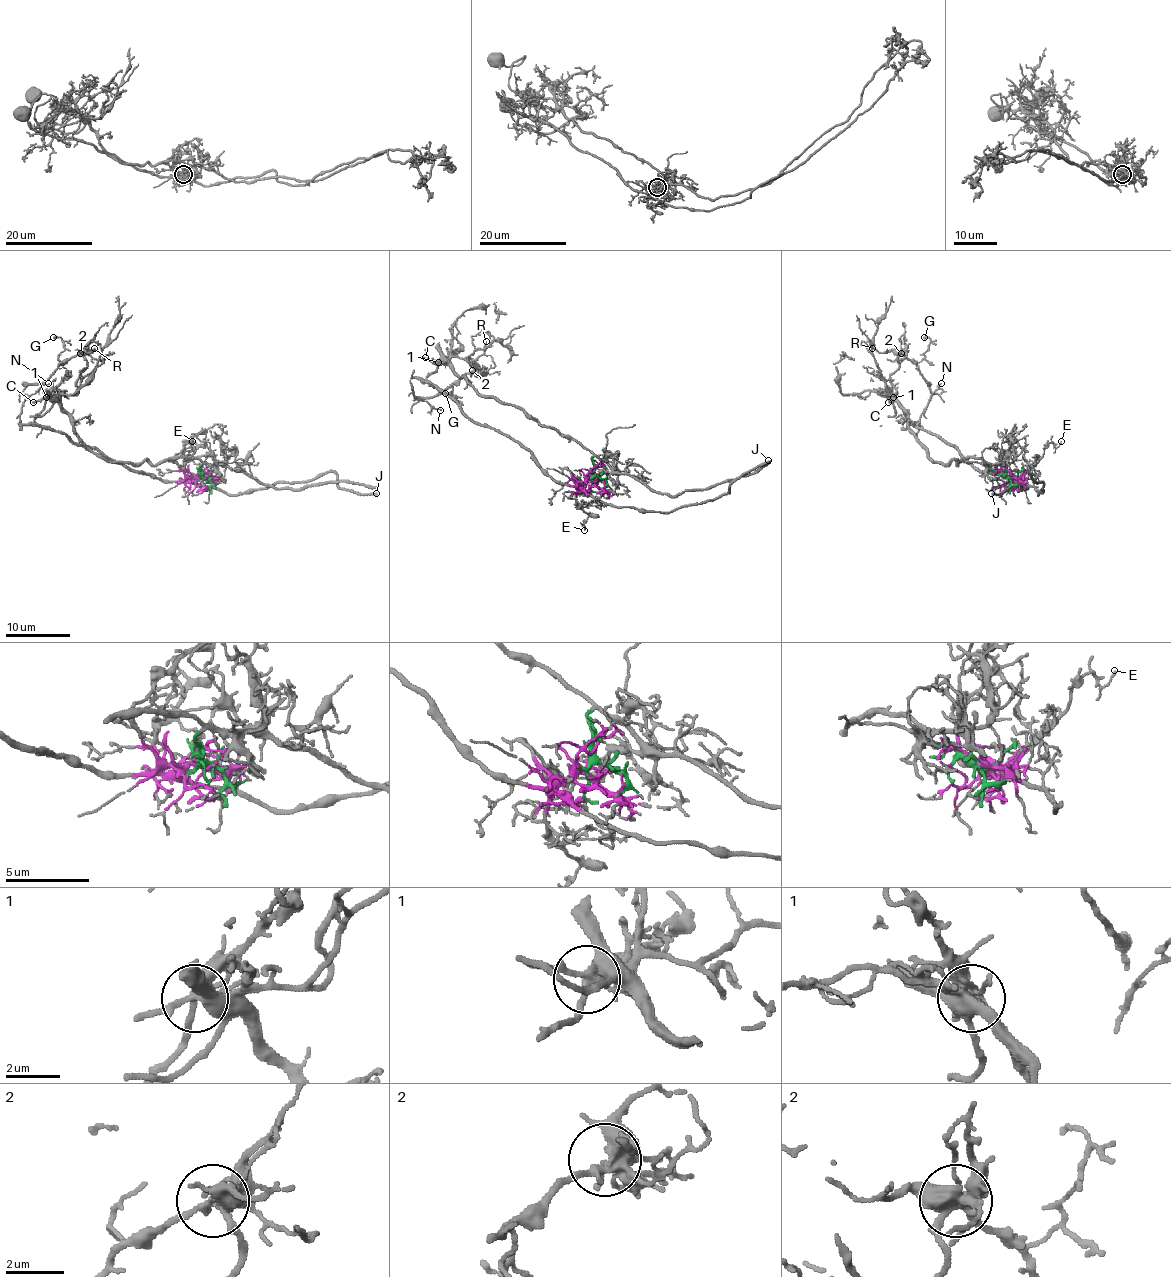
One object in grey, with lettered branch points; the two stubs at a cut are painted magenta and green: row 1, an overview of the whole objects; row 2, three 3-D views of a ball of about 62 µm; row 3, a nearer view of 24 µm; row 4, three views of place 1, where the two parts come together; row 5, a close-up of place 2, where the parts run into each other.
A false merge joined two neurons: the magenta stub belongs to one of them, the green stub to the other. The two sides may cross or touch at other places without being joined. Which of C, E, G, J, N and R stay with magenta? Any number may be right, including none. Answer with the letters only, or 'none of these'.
E, G, J, N, R

